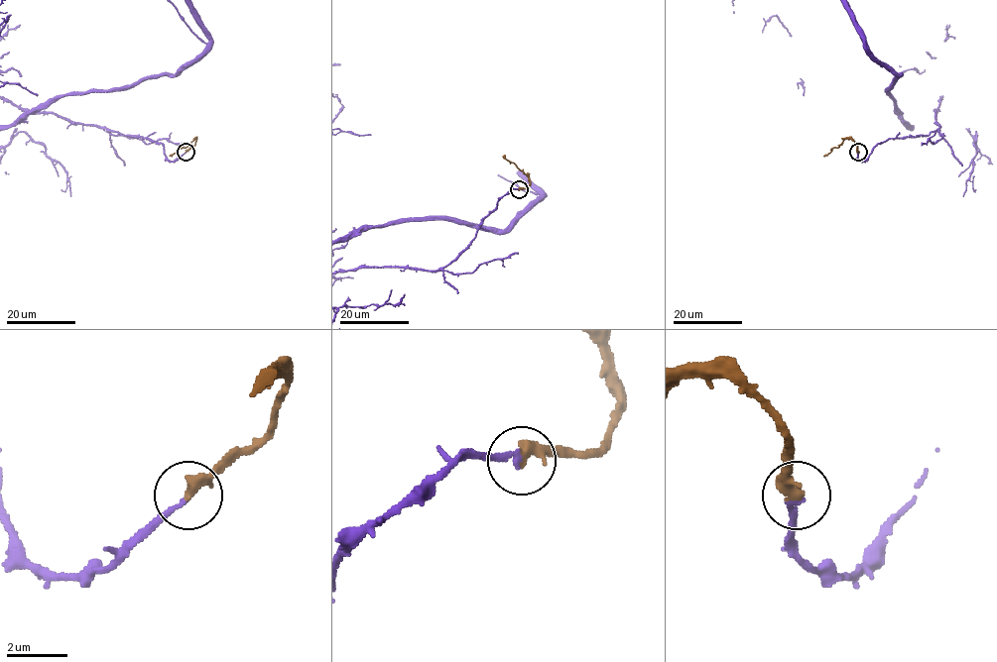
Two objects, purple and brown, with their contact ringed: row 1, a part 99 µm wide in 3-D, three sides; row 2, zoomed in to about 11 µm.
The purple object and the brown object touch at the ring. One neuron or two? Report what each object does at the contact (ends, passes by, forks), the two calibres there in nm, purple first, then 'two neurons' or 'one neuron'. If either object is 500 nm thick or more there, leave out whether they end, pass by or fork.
purple ends | brown ends | 180/440 nm | one neuron

